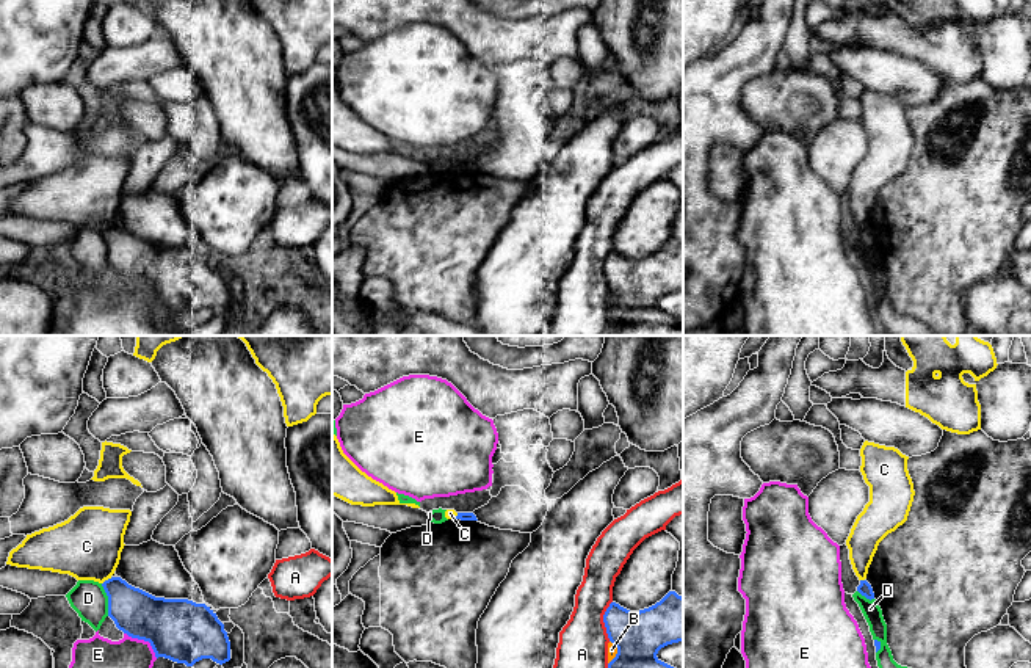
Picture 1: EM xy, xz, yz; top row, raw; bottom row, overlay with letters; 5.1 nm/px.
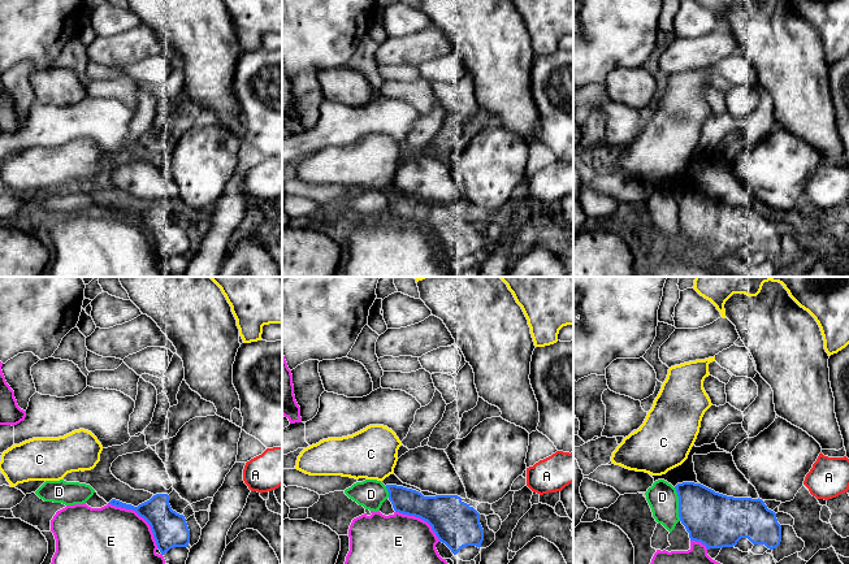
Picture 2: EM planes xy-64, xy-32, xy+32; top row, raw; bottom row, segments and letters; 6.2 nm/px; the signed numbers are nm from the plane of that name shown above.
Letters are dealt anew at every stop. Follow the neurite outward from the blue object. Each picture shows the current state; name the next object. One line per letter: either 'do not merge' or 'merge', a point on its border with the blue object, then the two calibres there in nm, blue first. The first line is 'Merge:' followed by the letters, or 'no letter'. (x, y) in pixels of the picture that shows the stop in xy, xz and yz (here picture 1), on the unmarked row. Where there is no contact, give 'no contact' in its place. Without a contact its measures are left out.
Merge: no letter
A: do not merge; contact xz (604, 270); calibres 260 and 280 nm
B: do not merge; contact xz (618, 301); calibres 320 and 50 nm
C: do not merge; contact xy (108, 228); calibres 240 and 340 nm
D: do not merge; contact xy (108, 248); calibres 240 and 190 nm
E: do not merge; contact xy (144, 289); calibres 320 and 380 nm

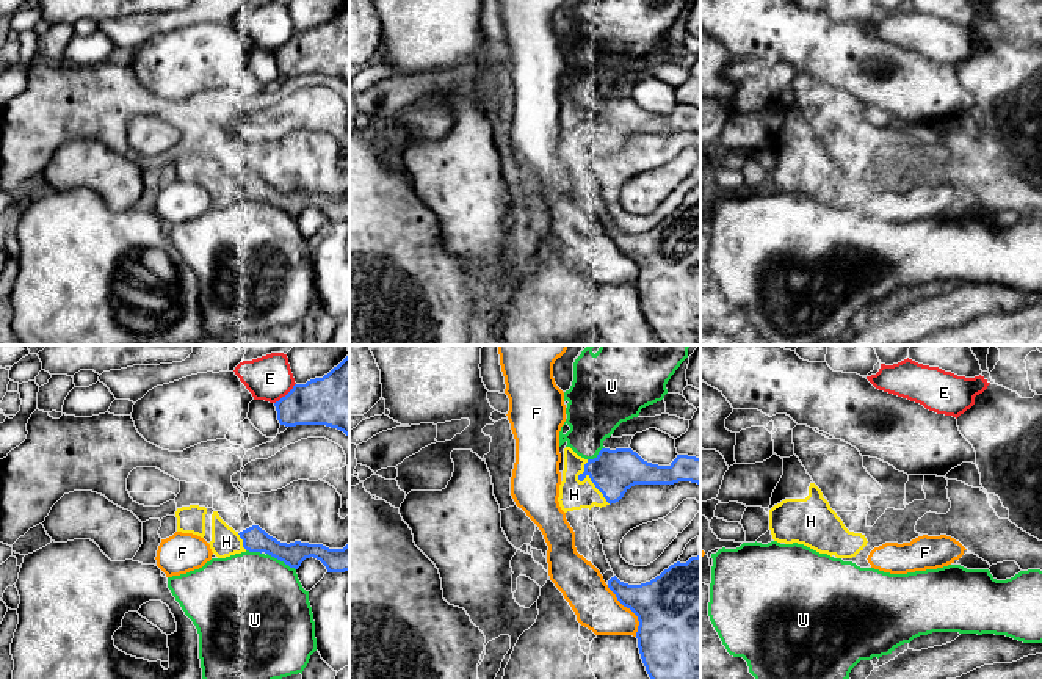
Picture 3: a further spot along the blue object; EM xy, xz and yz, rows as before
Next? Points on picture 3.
Merge: H
E: do not merge; contact xy (287, 43); calibres 280 and 240 nm
F: do not merge; contact xz (630, 257); calibres 420 and 220 nm
H: merge; contact xz (589, 126); calibres 220 and 160 nm
U: do not merge; contact xy (281, 209); calibres 130 and 500 nm

